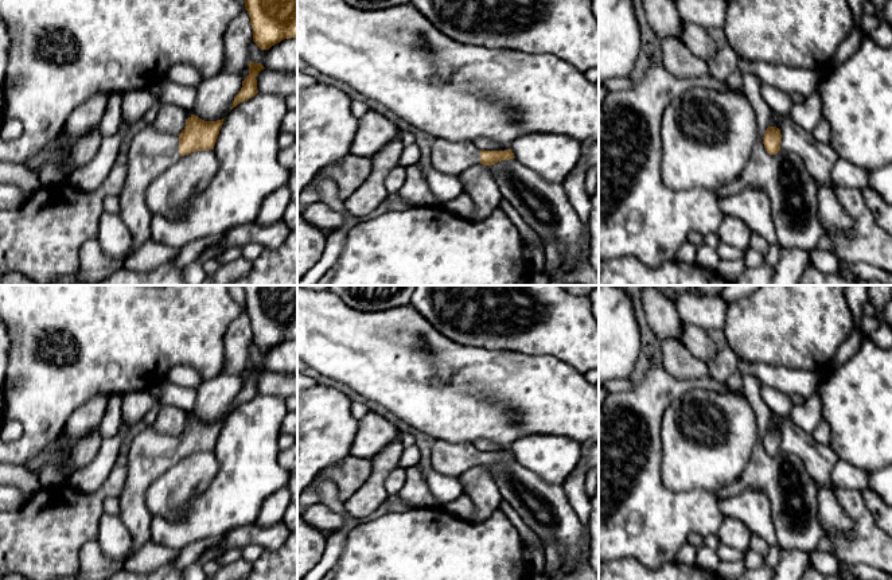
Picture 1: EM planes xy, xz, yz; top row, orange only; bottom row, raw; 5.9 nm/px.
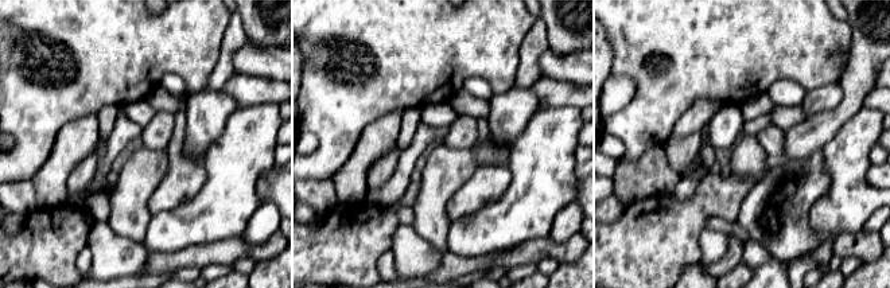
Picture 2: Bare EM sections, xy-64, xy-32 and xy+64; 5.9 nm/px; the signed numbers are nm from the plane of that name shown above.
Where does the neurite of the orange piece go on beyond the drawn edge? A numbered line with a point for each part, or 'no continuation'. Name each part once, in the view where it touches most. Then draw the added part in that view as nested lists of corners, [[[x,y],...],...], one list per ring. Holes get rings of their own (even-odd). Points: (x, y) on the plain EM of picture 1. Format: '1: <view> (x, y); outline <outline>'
1: xy (151, 454); outline [[[151,425],[132,436],[128,454],[128,476],[120,498],[120,514],[135,542],[135,552],[151,540],[152,514],[147,507],[147,490],[179,455],[179,437],[156,432]]]

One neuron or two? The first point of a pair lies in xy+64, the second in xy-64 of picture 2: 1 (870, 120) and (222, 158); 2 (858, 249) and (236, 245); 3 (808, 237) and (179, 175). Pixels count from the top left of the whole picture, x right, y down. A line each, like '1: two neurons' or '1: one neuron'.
1: one neuron
2: one neuron
3: one neuron

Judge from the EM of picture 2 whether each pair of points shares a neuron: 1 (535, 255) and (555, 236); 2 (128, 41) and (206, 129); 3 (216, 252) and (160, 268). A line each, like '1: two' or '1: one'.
1: two
2: two
3: one

